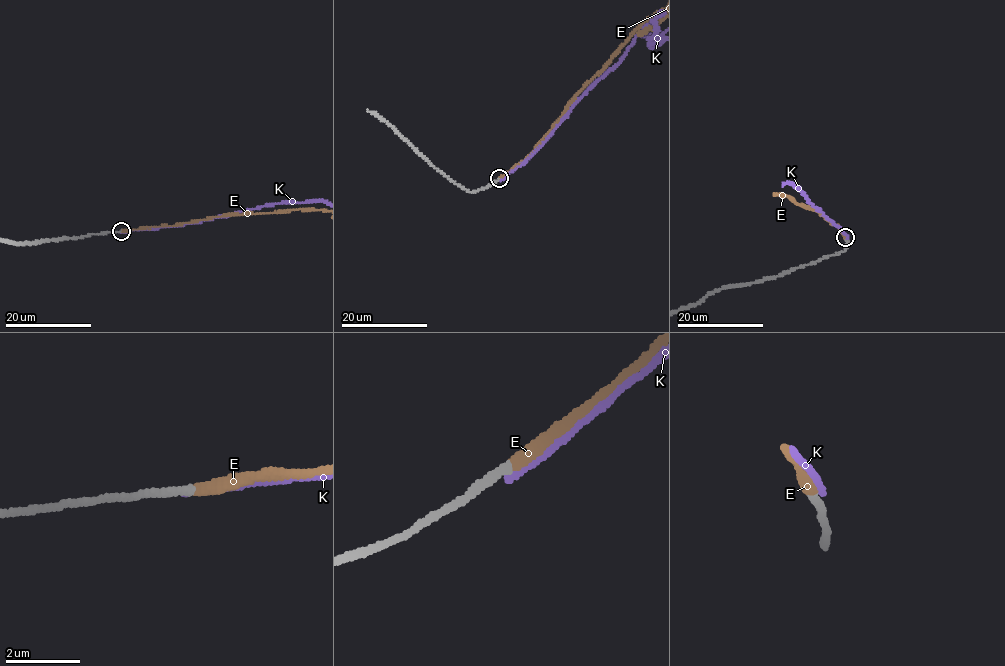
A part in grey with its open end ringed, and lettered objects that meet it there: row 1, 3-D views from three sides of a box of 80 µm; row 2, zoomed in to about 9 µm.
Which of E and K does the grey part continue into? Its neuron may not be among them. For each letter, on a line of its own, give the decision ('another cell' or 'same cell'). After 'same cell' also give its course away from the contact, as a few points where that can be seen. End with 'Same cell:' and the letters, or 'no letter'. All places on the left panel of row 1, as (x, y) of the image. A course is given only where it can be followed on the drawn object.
E: same cell
K: another cell
Same cell: E

